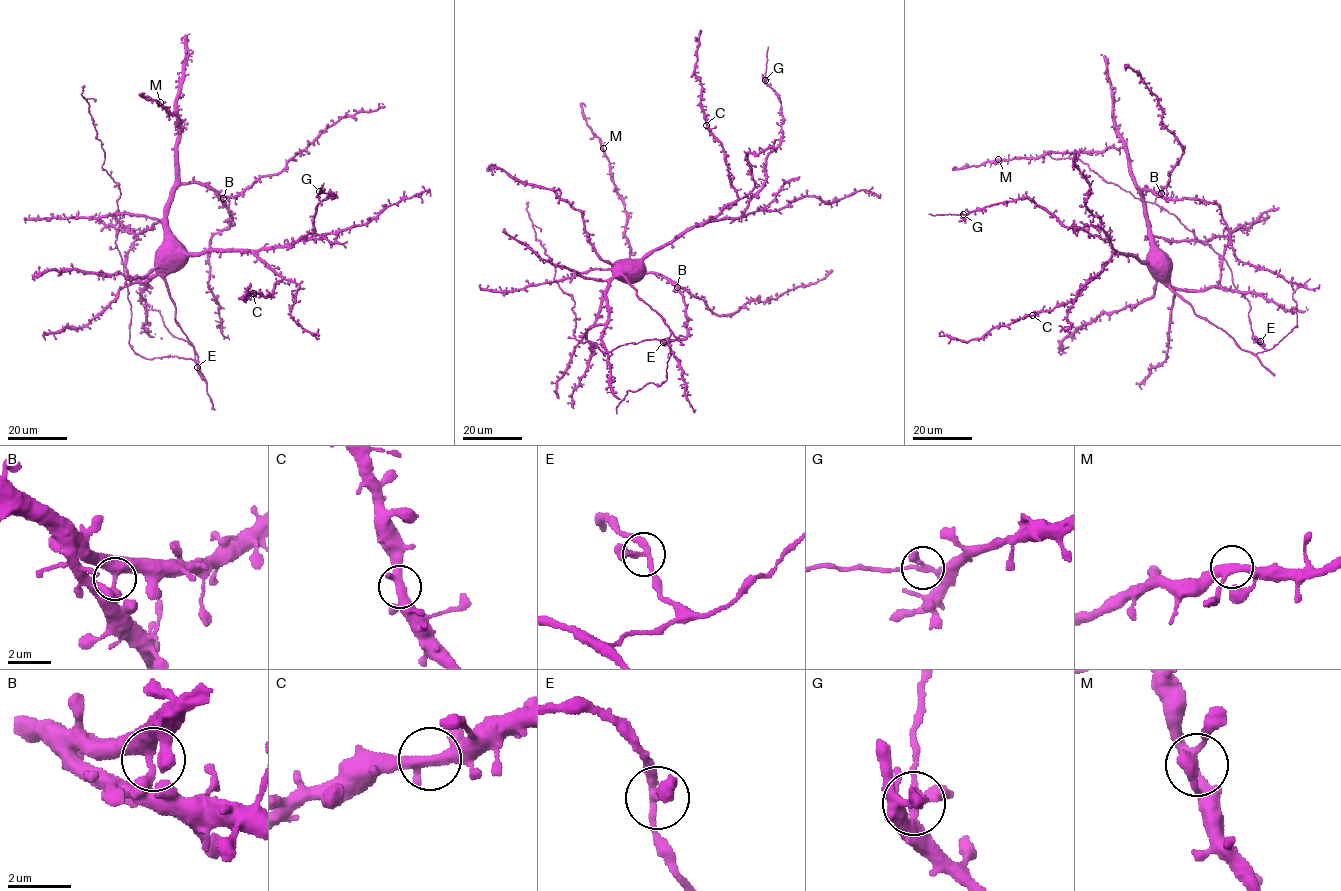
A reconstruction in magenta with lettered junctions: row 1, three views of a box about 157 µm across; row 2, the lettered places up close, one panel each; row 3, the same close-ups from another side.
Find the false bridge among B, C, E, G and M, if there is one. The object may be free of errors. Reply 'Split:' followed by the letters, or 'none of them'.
Split: G

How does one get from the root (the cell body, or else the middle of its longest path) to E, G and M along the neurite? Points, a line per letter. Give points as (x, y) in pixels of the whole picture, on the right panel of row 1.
E: (1160, 262), (1160, 276), (1197, 315), (1221, 329), (1247, 351), (1262, 352), (1265, 348), (1260, 341)
G: (1160, 262), (1118, 253), (1111, 239), (1065, 226), (1027, 198), (992, 203), (963, 214)
M: (1160, 262), (1145, 199), (1123, 148), (998, 159)

